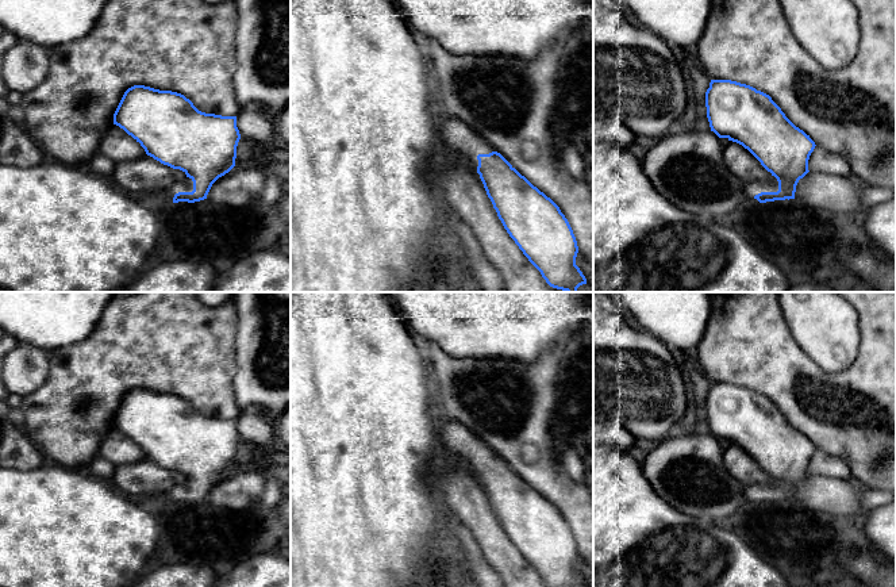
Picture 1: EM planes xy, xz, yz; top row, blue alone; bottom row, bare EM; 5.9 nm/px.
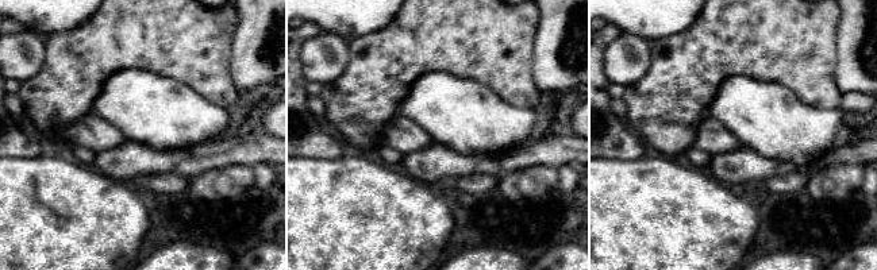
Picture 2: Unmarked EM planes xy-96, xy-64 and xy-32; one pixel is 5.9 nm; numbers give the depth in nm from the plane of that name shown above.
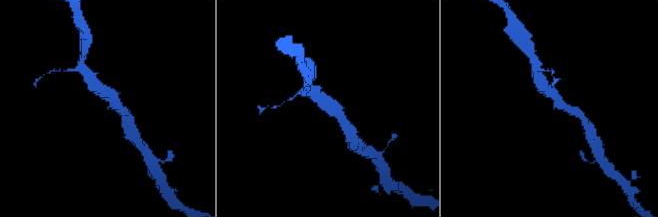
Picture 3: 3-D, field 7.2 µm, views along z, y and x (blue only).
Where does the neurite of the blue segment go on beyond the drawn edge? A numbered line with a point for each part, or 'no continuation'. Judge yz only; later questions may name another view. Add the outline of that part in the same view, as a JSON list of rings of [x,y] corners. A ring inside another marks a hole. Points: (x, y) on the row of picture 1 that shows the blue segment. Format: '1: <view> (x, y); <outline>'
1: yz (752, 188); [[[755,180],[745,183],[745,193],[750,204],[761,204],[754,196],[761,192],[777,192],[777,180]]]

